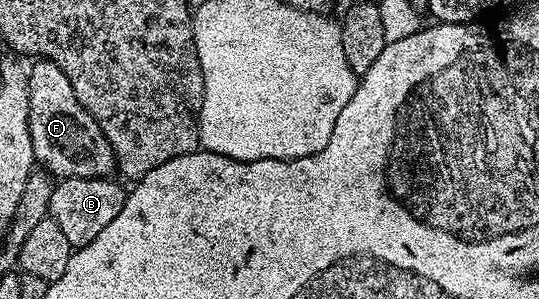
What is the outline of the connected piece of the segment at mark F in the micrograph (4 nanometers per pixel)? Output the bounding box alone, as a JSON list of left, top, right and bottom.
[28,59,116,178]

